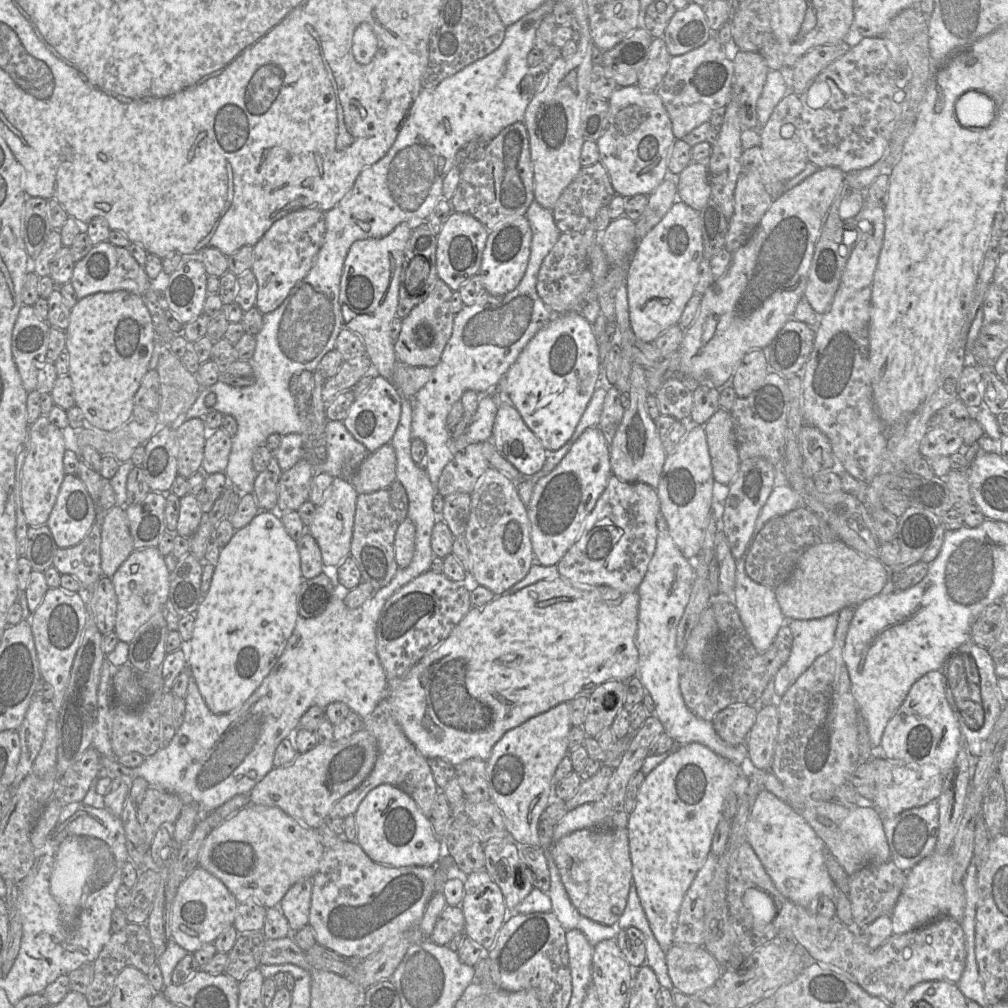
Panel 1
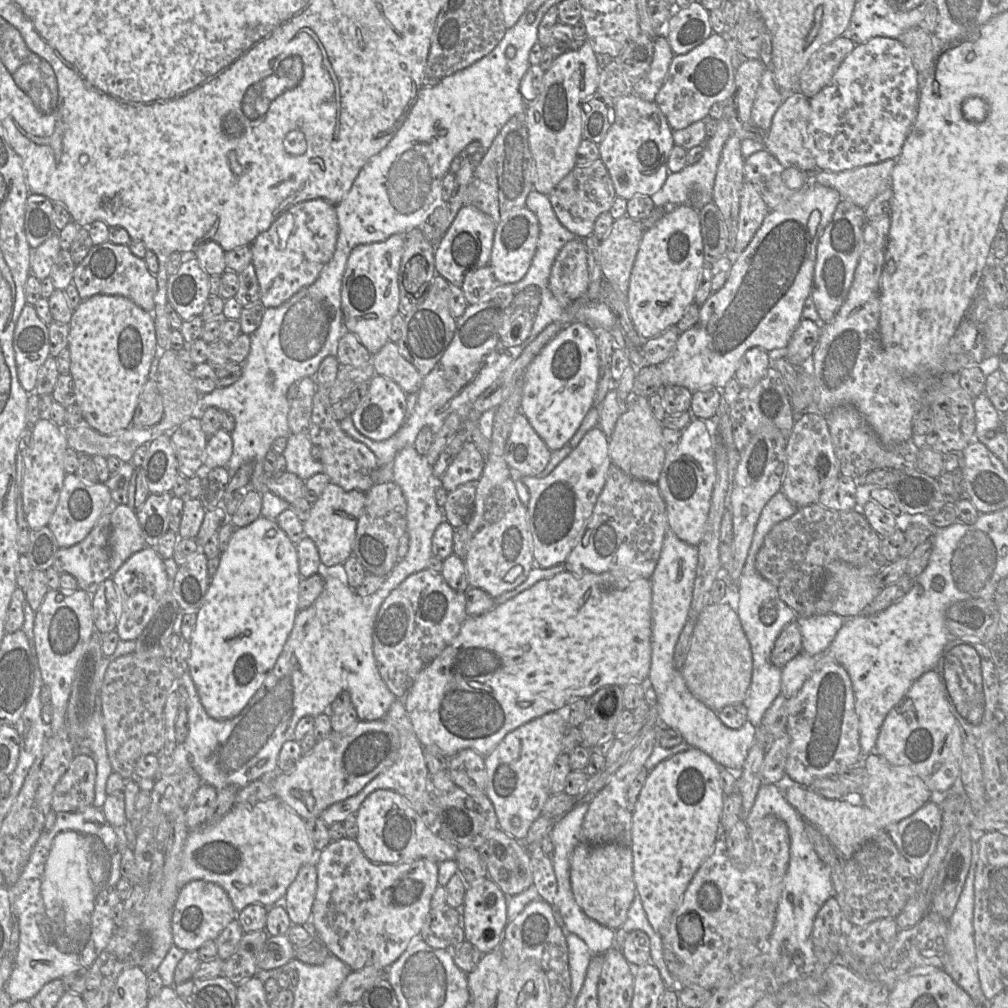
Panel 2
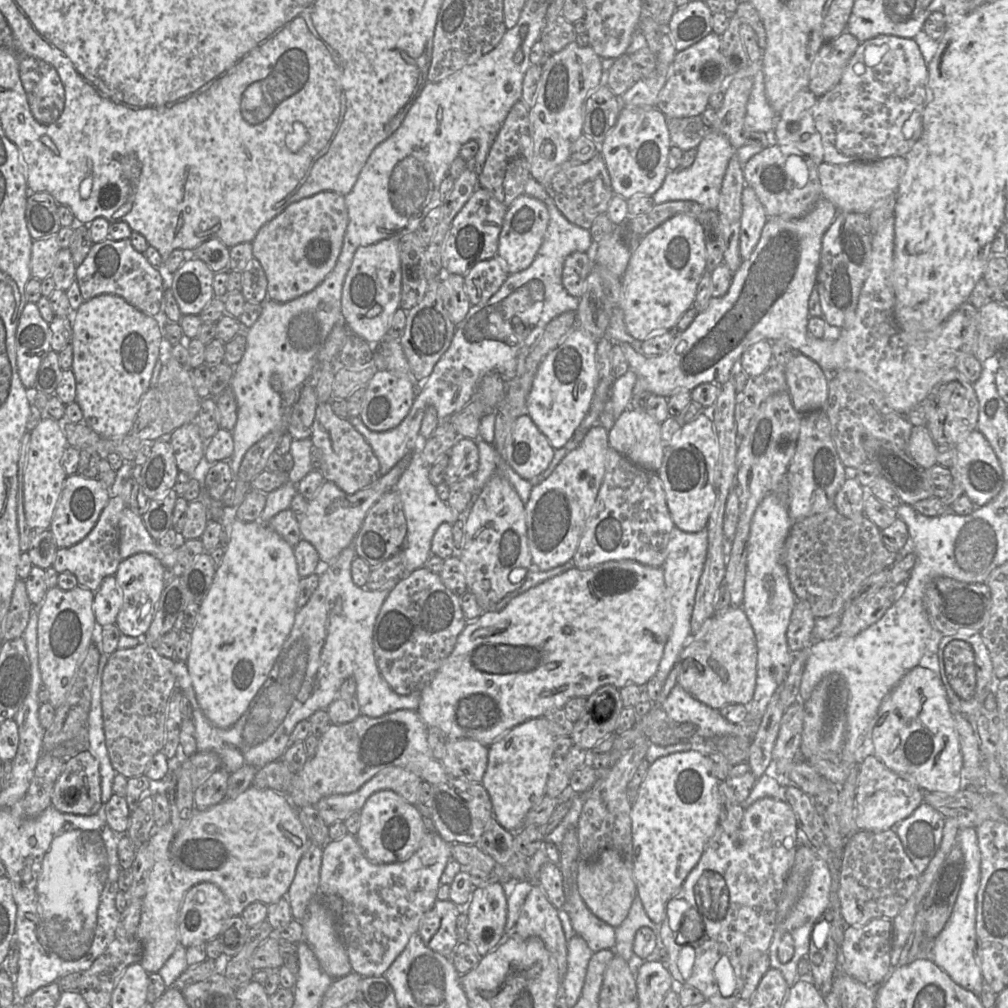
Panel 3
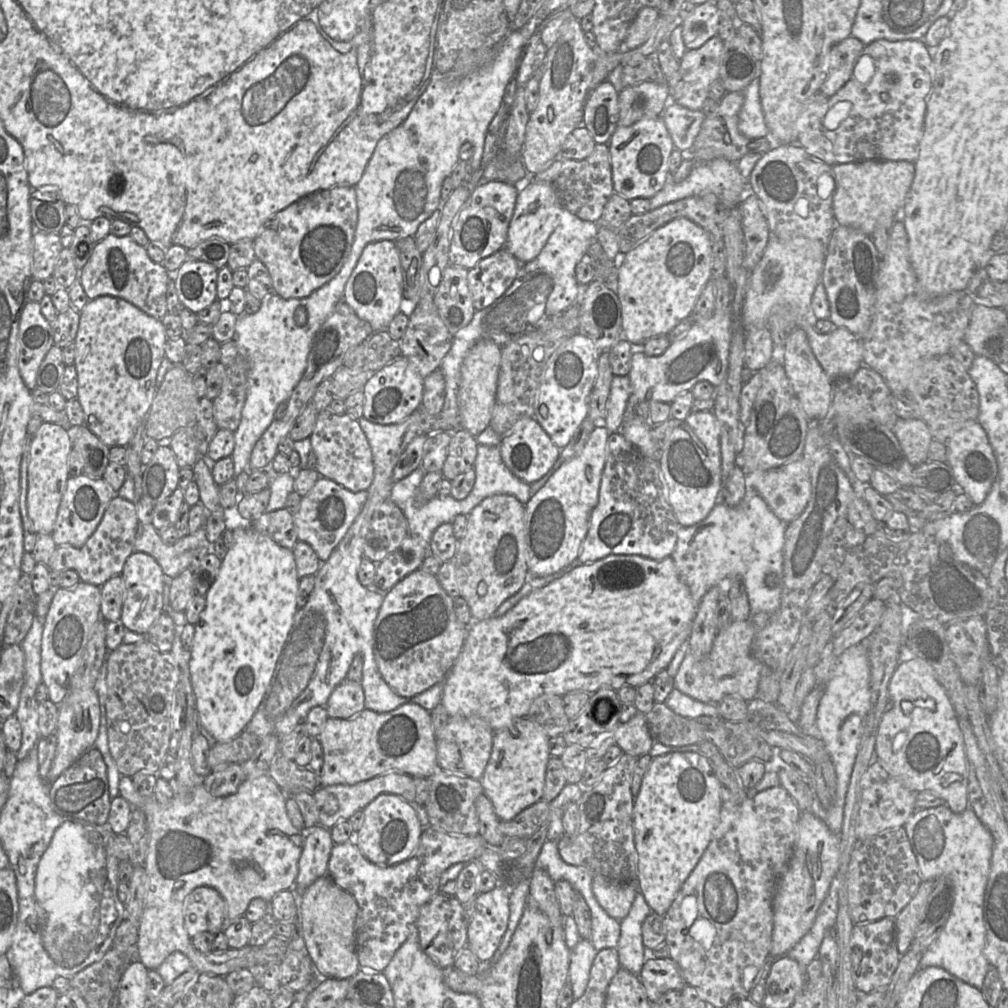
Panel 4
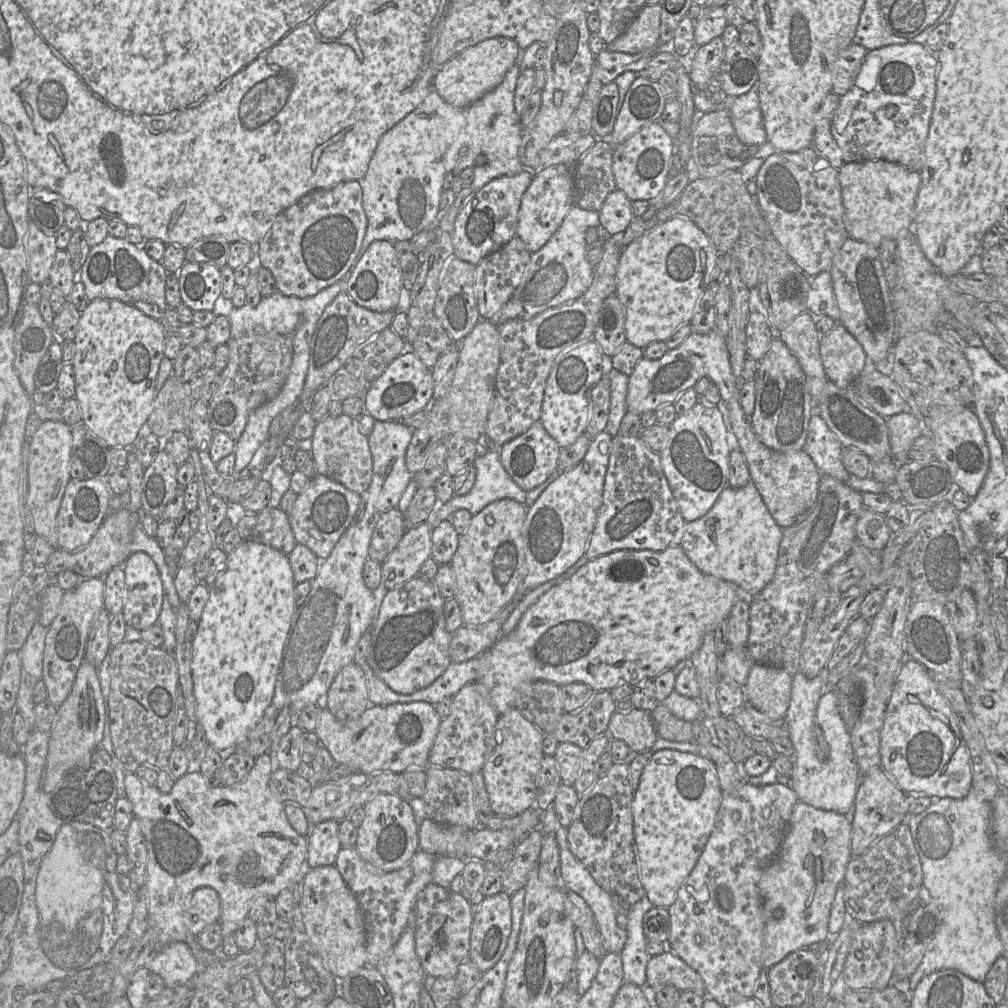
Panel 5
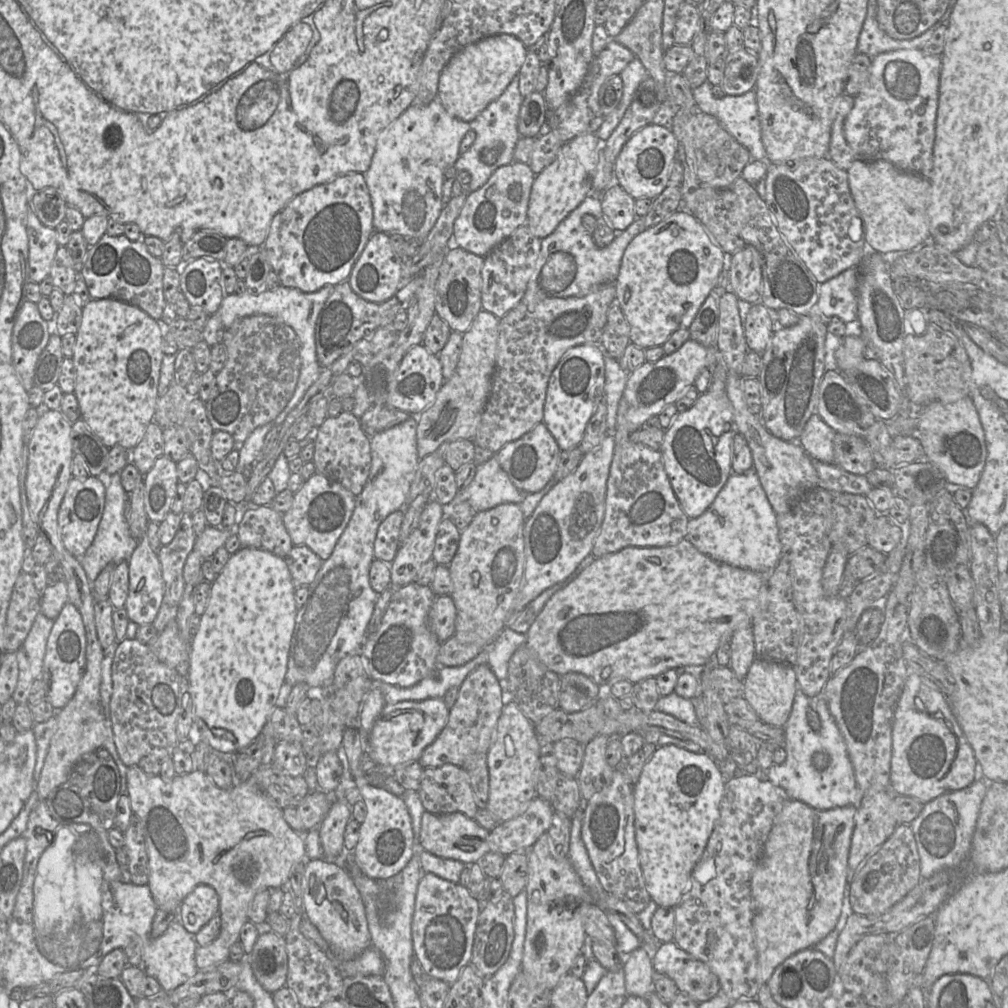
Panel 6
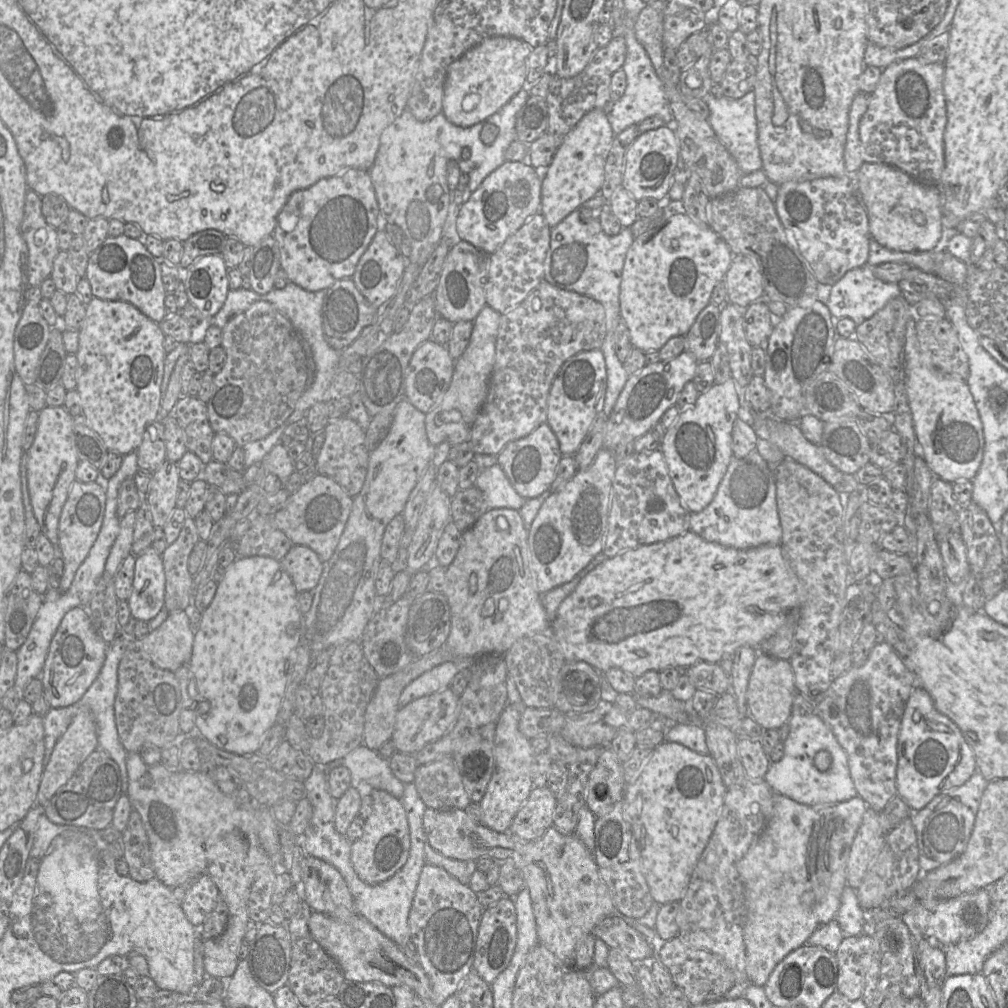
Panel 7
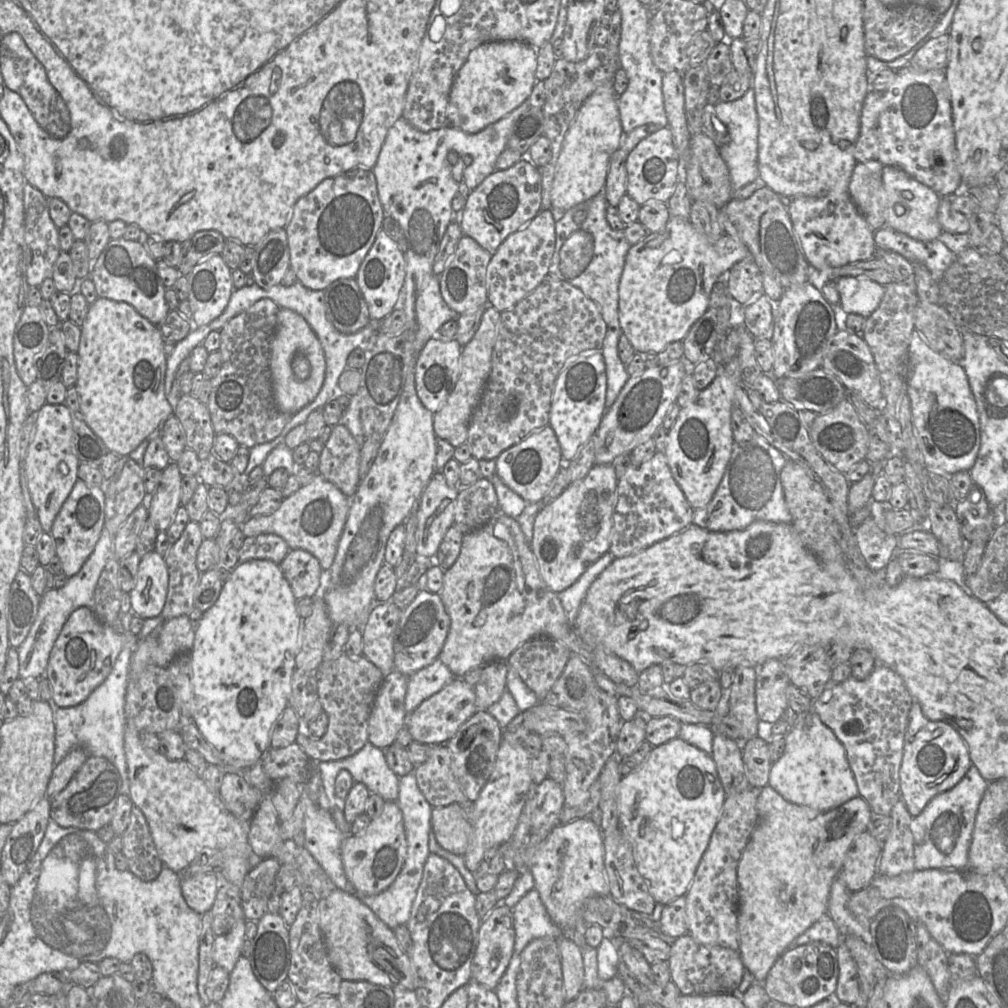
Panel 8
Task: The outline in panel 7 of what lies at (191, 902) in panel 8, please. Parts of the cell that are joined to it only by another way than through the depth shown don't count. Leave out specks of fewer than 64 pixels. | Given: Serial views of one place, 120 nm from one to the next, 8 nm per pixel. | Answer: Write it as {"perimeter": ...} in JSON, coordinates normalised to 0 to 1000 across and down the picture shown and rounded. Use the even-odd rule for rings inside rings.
{"perimeter":[[[206,868],[199,869],[190,878],[180,896],[187,914],[198,921],[218,893],[216,880]]]}

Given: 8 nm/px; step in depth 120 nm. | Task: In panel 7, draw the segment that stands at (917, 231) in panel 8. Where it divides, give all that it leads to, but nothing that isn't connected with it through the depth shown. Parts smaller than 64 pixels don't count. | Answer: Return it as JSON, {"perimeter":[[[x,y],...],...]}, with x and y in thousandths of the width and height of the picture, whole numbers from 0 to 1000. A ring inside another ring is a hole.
{"perimeter":[[[857,161],[847,173],[849,188],[861,212],[864,236],[888,249],[926,248],[935,234],[935,198],[928,183],[905,177],[878,162]]]}

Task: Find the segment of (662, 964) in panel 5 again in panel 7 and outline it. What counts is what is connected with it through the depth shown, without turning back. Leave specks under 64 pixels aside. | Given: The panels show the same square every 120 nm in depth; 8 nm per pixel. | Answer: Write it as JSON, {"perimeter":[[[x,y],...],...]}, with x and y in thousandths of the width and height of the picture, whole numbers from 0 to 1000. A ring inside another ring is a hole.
{"perimeter":[[[673,929],[659,935],[653,952],[663,962],[669,978],[679,985],[686,997],[713,992],[729,977],[727,964],[713,948],[683,938]]]}

